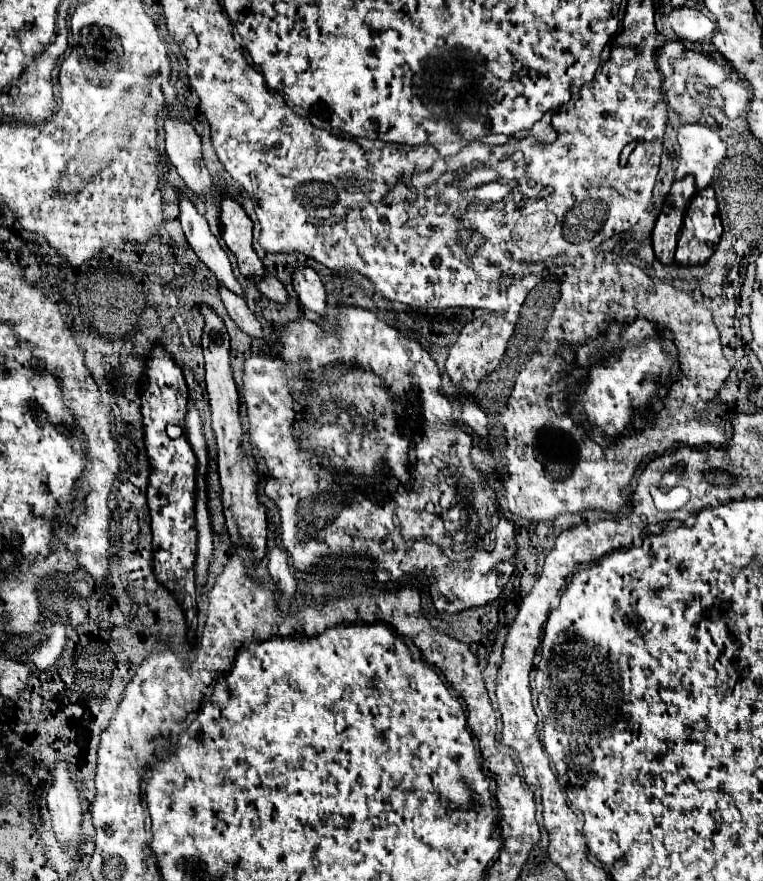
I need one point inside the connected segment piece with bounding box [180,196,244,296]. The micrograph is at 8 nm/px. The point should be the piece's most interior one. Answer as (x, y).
(195, 227)

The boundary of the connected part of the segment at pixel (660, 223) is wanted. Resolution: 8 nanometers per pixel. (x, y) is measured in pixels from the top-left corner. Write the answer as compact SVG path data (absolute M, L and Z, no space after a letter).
M686 176L682 180L676 180L670 194L666 196L664 208L652 230L654 254L662 264L674 262L674 250L676 250L680 228L682 228L682 218L686 214L686 206L690 204L694 192L696 192L694 178Z

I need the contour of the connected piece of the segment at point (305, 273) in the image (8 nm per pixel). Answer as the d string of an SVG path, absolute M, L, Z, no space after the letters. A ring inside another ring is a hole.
M296 266L292 276L292 286L302 302L302 306L316 310L320 316L326 314L326 294L320 276L310 266Z

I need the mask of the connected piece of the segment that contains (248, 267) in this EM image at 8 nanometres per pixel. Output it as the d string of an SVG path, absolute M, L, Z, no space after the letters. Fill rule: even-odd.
M224 198L220 202L220 226L222 240L236 256L240 272L246 278L262 276L264 266L252 248L252 220L234 198Z

